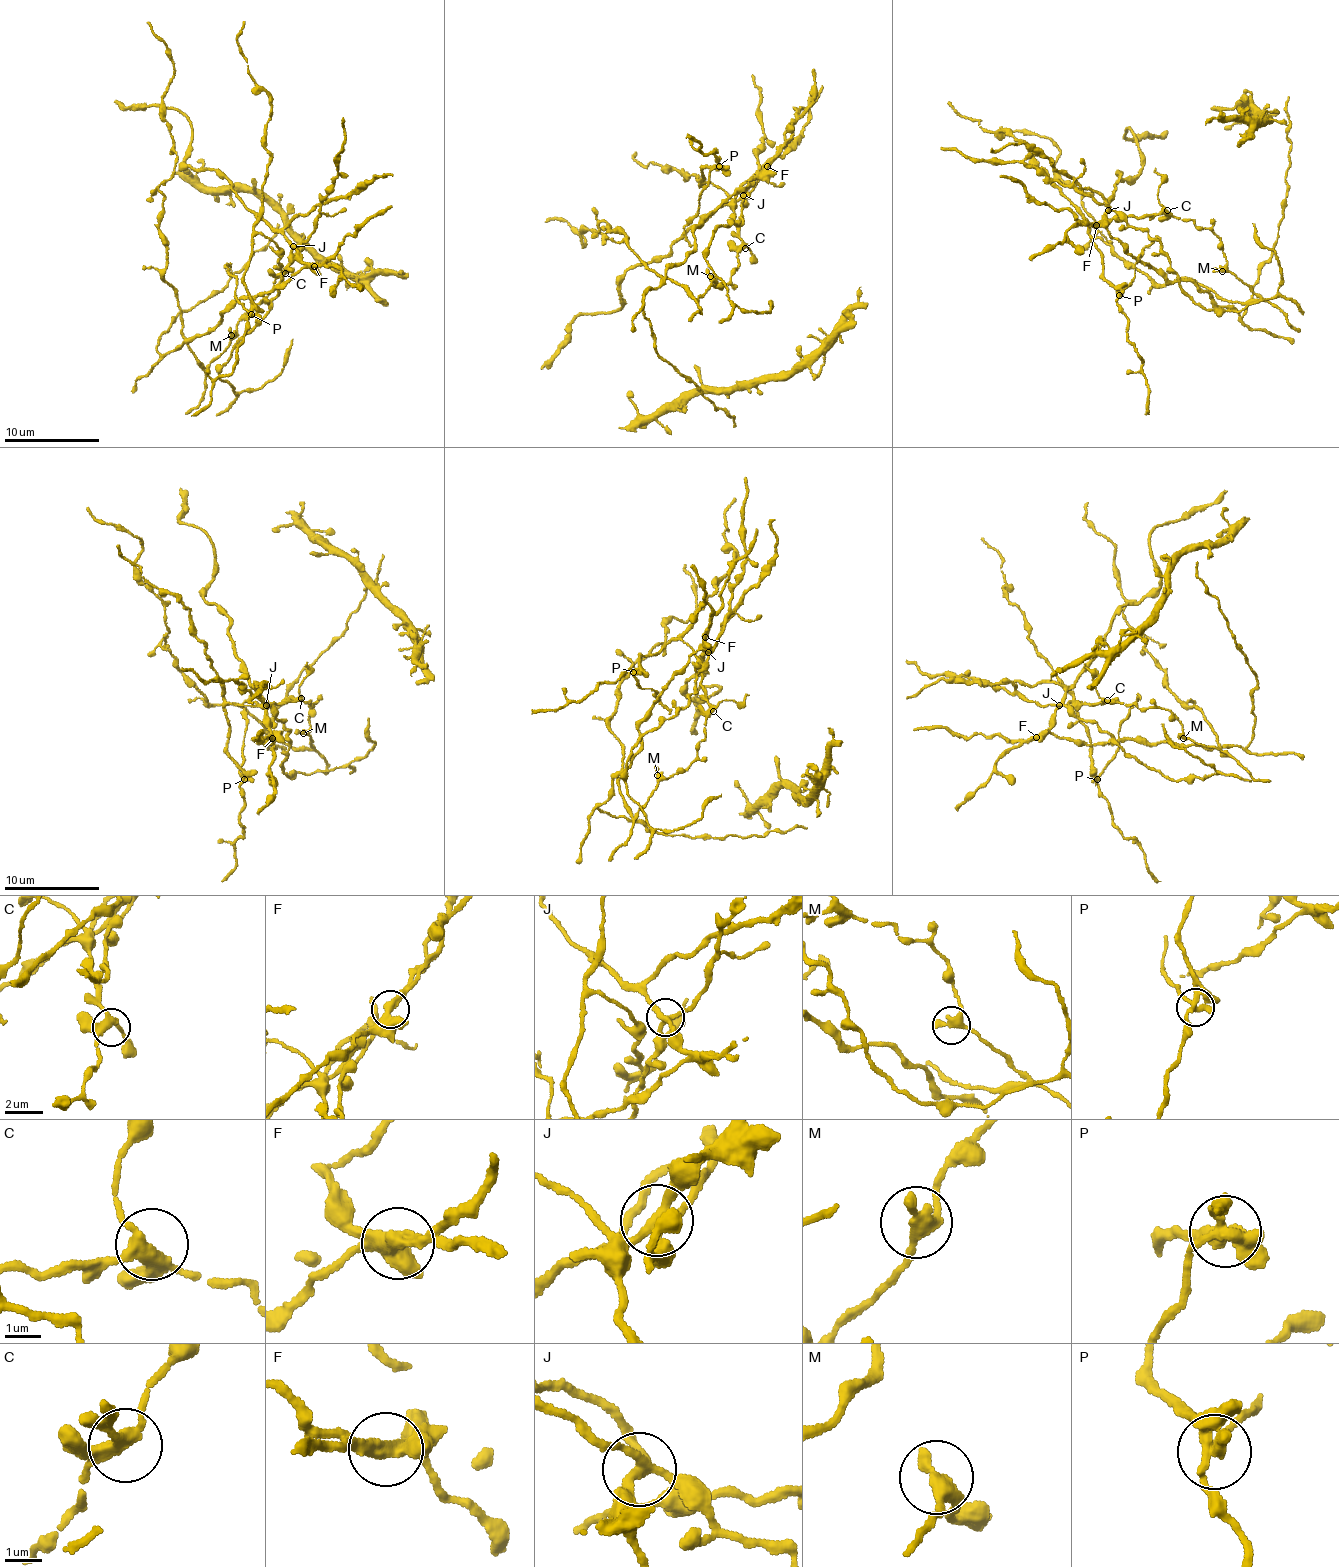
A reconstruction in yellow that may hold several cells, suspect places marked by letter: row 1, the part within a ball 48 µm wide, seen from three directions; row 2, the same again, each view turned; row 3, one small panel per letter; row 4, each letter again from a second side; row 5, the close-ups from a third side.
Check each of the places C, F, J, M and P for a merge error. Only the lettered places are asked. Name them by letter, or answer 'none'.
F, J, P

